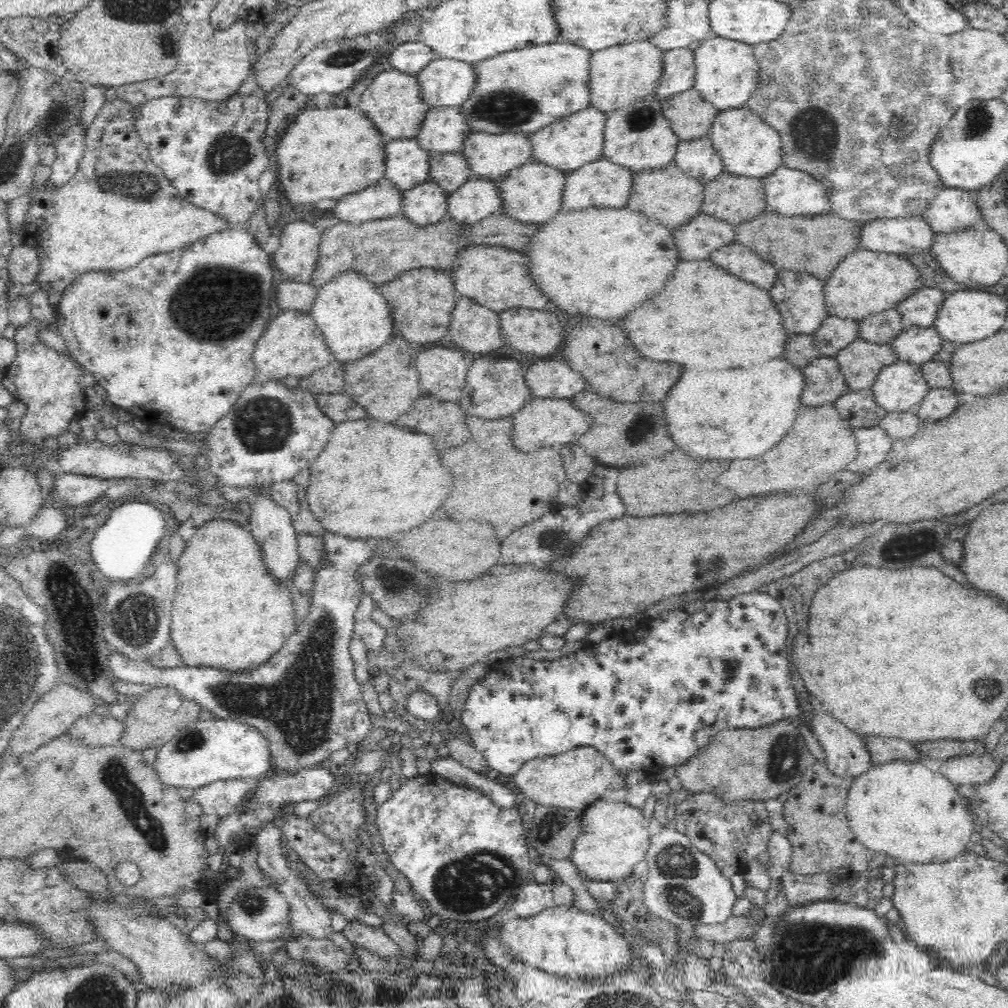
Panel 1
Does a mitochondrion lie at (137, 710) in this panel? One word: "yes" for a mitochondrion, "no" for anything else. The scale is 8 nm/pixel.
no

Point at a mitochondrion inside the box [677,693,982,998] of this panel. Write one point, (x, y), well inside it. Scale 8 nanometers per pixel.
(808, 956)

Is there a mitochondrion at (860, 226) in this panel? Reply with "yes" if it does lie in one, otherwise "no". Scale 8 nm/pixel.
no

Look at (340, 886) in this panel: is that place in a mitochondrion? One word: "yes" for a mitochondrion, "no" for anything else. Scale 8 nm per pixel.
no

